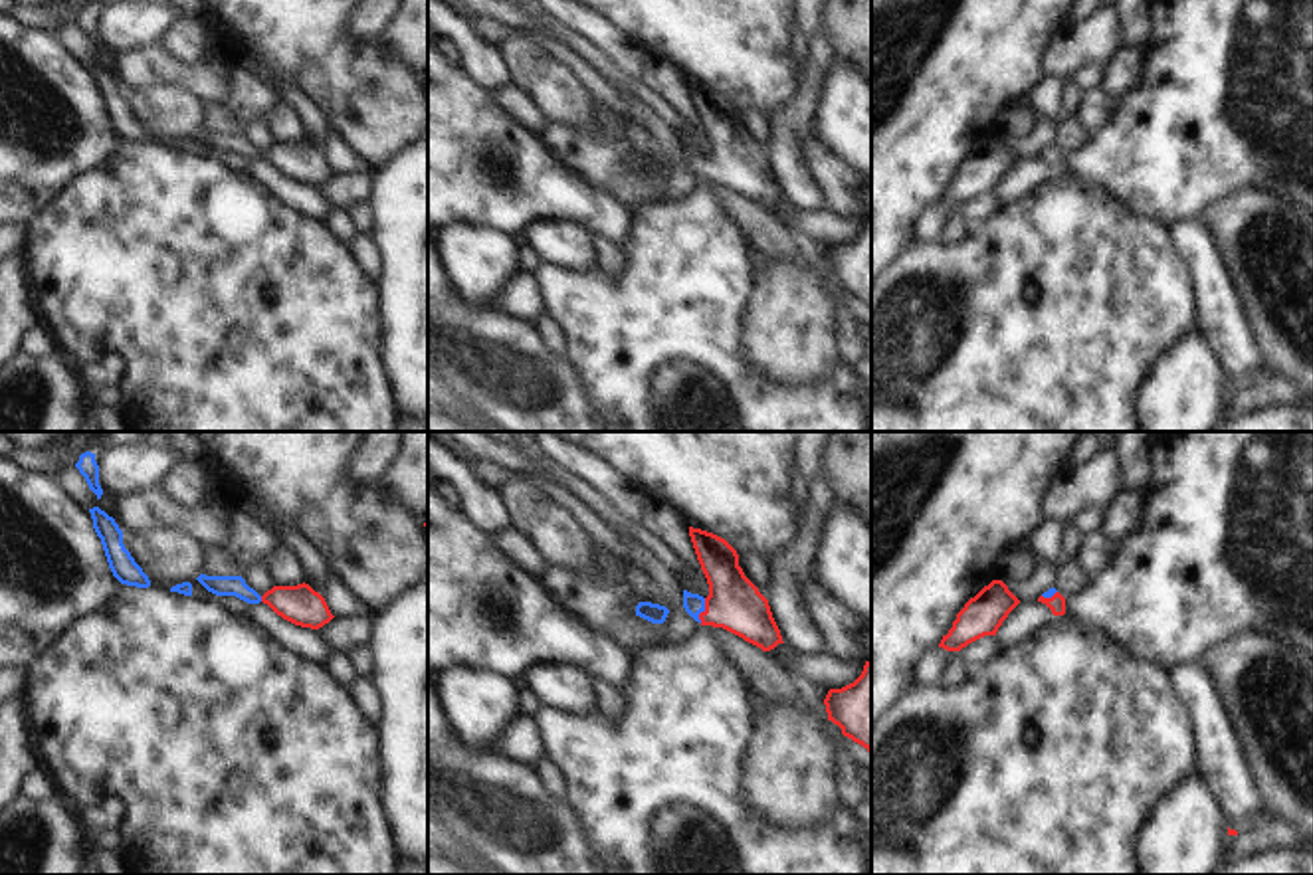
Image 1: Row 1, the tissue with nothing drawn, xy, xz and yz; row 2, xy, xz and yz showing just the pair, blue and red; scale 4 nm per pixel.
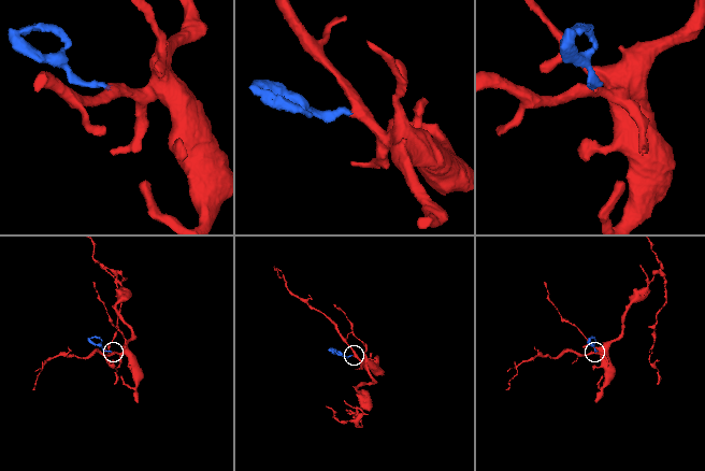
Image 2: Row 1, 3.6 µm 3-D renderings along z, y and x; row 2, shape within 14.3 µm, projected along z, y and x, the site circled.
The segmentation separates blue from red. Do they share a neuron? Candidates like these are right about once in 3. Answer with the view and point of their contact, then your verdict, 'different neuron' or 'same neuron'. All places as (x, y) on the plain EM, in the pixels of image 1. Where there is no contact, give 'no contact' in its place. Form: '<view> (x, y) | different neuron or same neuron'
xz (704, 167) | same neuron

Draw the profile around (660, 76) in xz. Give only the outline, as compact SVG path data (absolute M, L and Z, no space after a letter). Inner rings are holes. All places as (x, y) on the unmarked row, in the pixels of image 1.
M644 53L640 81L677 111L683 123L693 129L699 152L707 154L709 141L697 117L685 75L667 59L656 59L654 55Z

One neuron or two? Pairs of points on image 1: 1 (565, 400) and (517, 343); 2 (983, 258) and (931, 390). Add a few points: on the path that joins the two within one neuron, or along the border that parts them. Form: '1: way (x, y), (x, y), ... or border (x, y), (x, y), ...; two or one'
1: way (557, 387), (527, 357); one
2: way (983, 291), (983, 339), (965, 357); one

